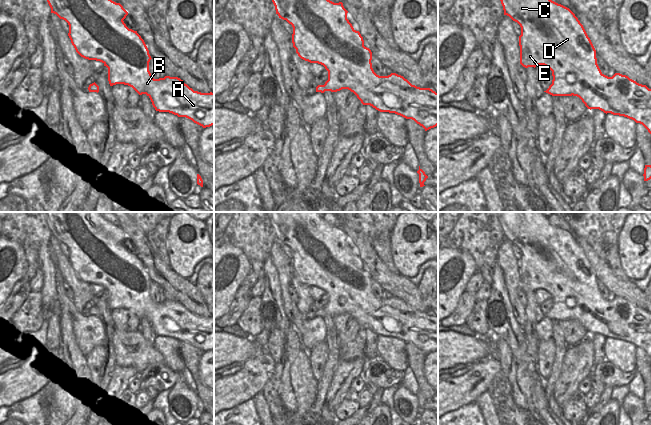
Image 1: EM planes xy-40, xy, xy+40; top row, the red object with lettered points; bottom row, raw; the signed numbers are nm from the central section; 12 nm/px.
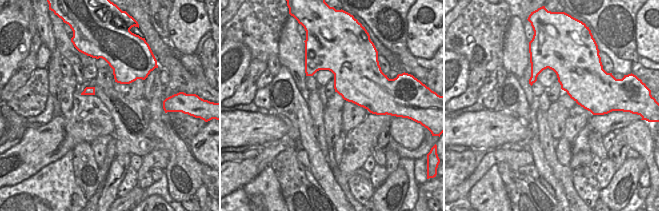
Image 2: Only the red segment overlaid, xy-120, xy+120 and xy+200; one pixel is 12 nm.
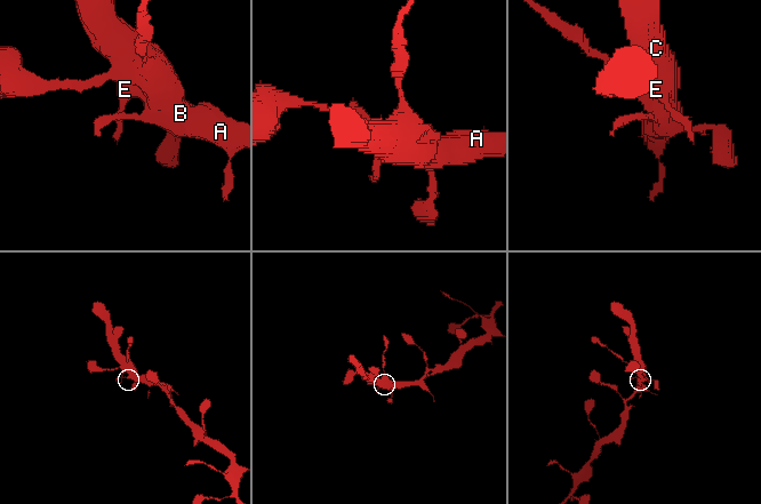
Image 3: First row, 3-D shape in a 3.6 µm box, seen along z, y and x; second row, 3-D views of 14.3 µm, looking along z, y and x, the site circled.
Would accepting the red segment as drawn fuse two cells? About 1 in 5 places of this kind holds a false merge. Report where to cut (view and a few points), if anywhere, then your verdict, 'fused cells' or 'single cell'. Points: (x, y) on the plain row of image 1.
cut none; single cell

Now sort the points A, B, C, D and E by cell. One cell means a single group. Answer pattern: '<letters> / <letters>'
A B C D E

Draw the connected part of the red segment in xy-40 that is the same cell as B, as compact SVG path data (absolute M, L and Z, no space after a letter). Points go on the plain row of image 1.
M44 212L51 237L65 244L69 249L68 260L76 276L88 284L100 285L108 292L110 310L124 308L132 311L139 319L146 318L156 335L169 336L178 341L186 341L203 352L214 349L214 317L194 315L178 301L165 300L154 303L149 295L152 283L141 260L124 247L128 236L120 227L105 221L100 212Z

